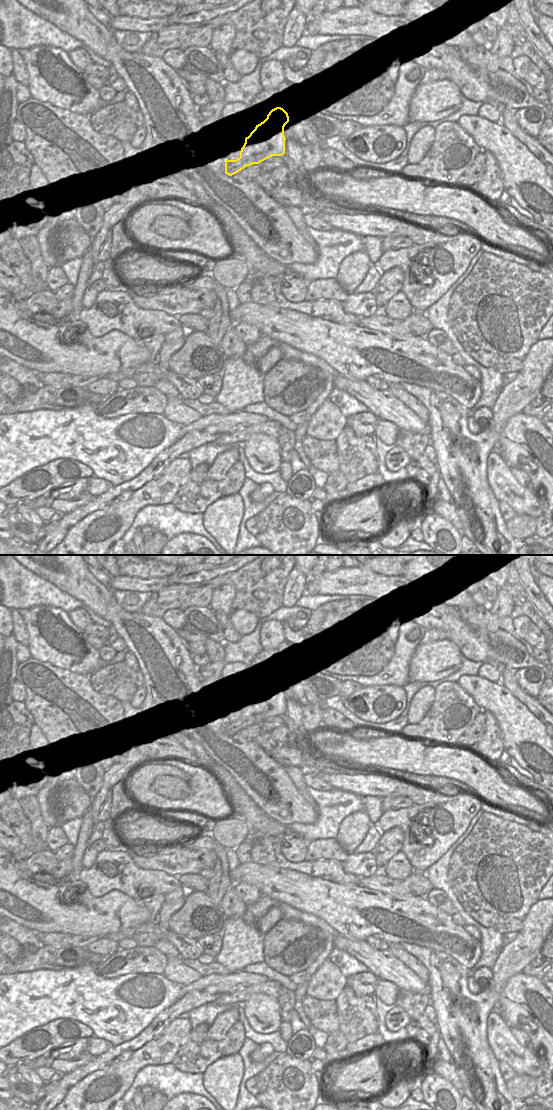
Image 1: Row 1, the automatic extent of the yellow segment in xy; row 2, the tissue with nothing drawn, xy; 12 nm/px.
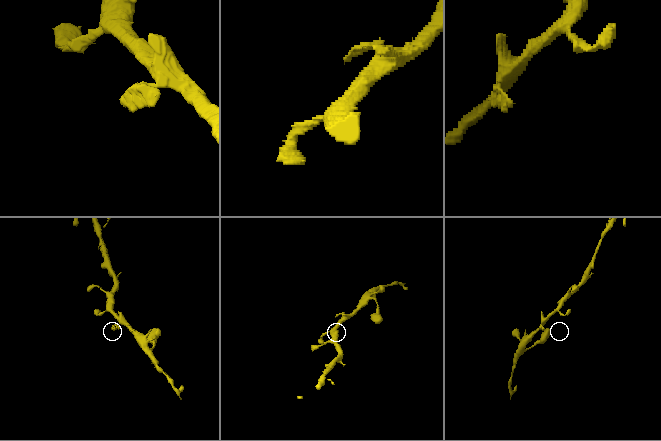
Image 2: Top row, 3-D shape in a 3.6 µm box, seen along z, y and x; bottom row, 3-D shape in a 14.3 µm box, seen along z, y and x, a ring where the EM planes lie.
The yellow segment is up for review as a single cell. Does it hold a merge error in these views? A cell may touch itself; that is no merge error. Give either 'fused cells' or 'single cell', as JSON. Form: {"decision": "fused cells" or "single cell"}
{"decision": "single cell"}

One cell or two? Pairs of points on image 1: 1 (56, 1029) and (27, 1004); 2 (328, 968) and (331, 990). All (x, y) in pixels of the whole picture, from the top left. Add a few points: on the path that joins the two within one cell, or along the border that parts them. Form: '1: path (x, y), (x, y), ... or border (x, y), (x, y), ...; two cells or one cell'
1: border (71, 1018), (56, 1018), (26, 1031); two cells
2: path (328, 973), (328, 985); one cell

